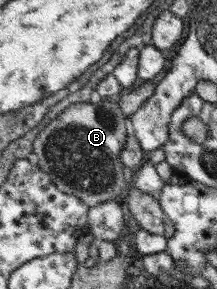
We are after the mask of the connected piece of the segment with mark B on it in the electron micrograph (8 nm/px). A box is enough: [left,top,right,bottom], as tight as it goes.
[33,99,166,235]

